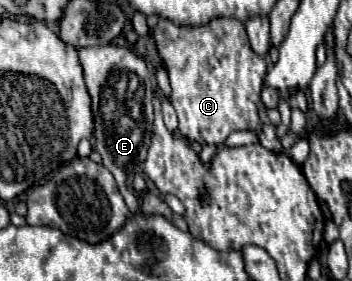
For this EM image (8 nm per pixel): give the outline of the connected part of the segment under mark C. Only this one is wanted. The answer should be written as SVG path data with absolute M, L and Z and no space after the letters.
M160 19L152 35L170 75L172 95L168 97L168 101L178 113L178 129L182 137L200 145L222 145L232 131L258 129L258 101L260 87L266 75L266 61L250 49L246 29L238 19L212 19L208 27L184 27L168 19Z

